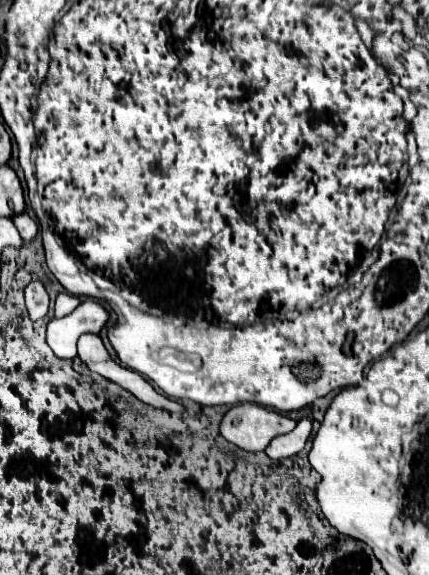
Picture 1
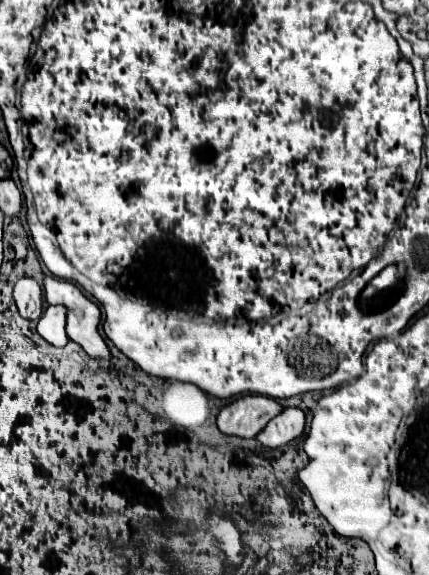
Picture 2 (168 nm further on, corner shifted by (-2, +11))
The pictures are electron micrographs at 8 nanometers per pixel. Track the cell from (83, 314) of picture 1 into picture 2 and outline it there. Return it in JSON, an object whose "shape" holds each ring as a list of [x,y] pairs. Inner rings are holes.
{"shape":[[[47,306],[39,324],[37,332],[53,346],[65,346],[67,344],[67,310],[65,306]]]}

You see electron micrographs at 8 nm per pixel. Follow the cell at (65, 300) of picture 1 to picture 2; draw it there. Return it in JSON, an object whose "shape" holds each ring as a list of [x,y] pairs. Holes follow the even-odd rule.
{"shape":[[[45,278],[45,300],[49,304],[63,304],[67,308],[67,336],[77,342],[91,358],[111,360],[111,350],[99,334],[101,312],[77,284],[61,278]]]}

